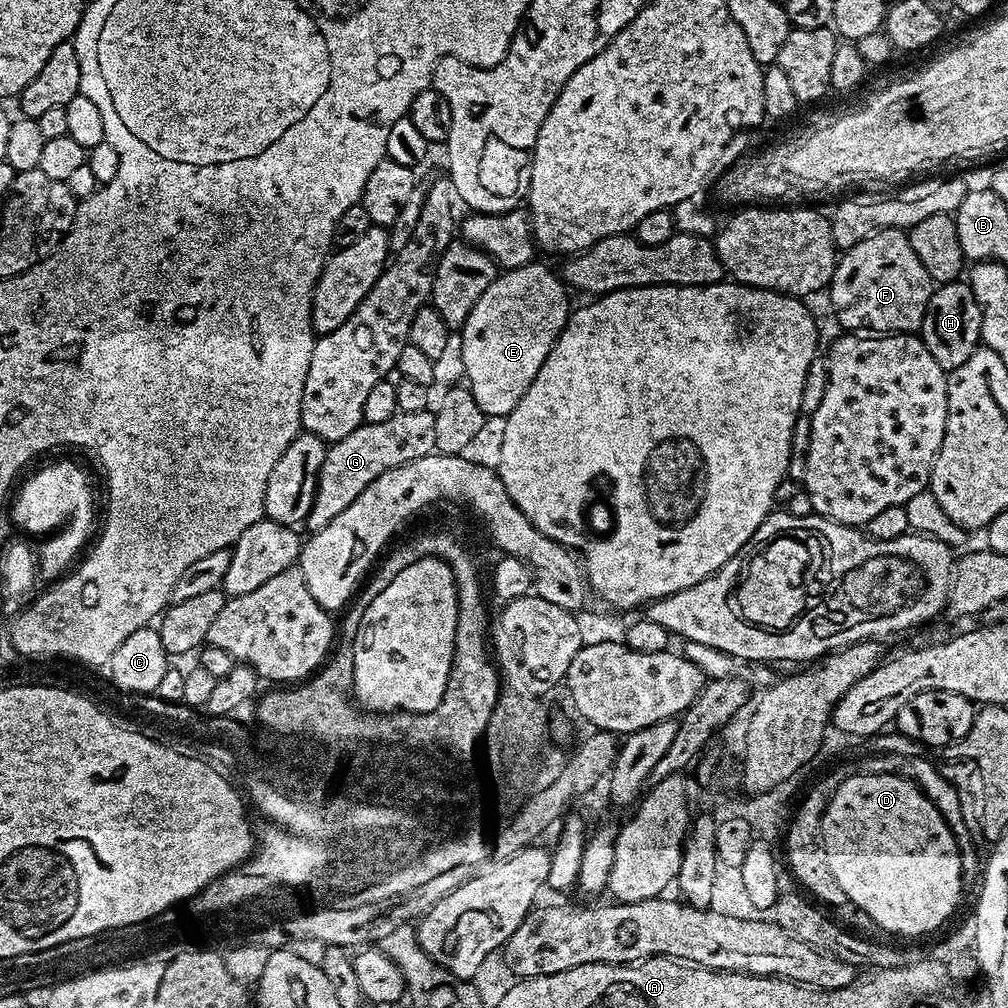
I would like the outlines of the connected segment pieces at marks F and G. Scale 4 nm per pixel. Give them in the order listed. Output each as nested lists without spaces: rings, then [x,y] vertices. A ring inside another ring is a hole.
[[[887,228],[881,232],[875,232],[874,235],[866,237],[862,242],[858,242],[853,248],[847,249],[837,259],[836,268],[832,271],[832,279],[830,281],[830,289],[832,288],[832,308],[836,311],[836,320],[841,324],[844,330],[867,330],[872,334],[912,334],[920,327],[920,323],[924,320],[924,311],[930,302],[934,291],[934,282],[930,278],[930,274],[926,274],[926,266],[922,266],[922,262],[918,262],[918,254],[914,254],[914,250],[908,241],[908,234],[902,228]]]
[[[397,410],[393,416],[386,418],[386,422],[363,423],[346,434],[346,438],[335,441],[328,448],[320,467],[320,476],[316,479],[316,497],[306,521],[307,531],[314,533],[334,522],[334,518],[338,518],[338,514],[342,514],[342,510],[346,510],[346,506],[350,506],[350,502],[354,502],[354,498],[358,498],[358,494],[374,482],[374,478],[386,474],[386,470],[414,462],[414,458],[433,455],[436,452],[435,417],[436,413],[432,410]]]

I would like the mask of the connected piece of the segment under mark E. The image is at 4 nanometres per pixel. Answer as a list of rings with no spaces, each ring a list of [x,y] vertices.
[[[539,262],[509,268],[497,275],[486,294],[478,298],[458,337],[467,387],[471,388],[485,417],[507,418],[522,394],[534,382],[542,362],[568,321],[568,292],[563,279]]]

